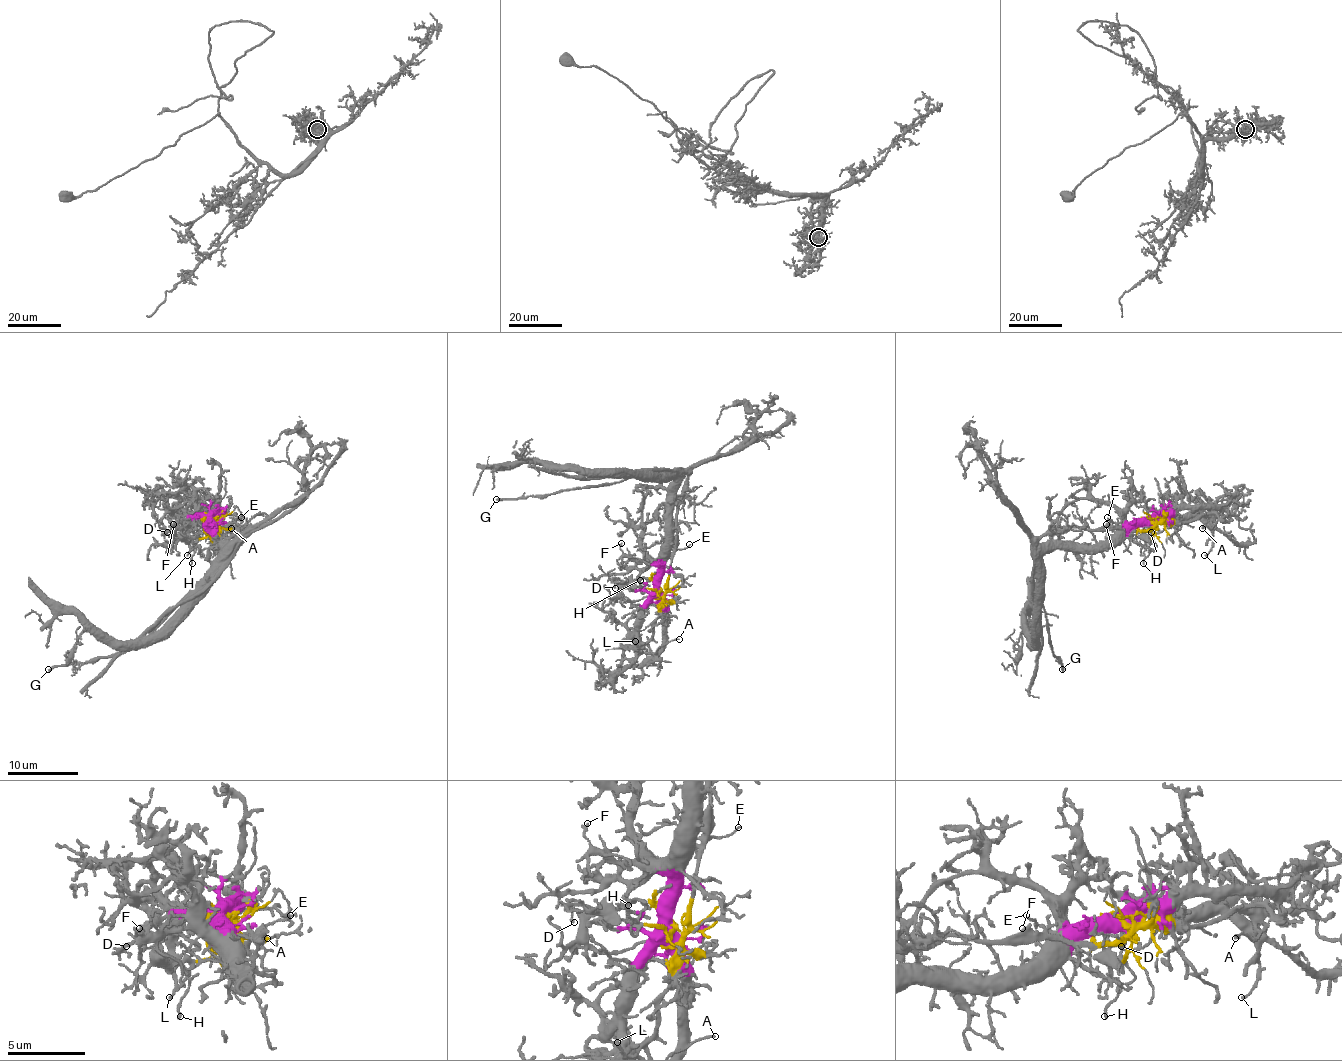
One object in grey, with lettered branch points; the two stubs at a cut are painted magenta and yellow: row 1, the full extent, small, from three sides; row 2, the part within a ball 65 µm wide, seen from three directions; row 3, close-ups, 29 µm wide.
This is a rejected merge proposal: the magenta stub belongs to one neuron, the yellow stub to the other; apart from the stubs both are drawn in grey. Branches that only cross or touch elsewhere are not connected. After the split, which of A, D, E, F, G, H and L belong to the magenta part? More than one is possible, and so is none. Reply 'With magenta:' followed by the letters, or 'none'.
With magenta: D, F, G, L

